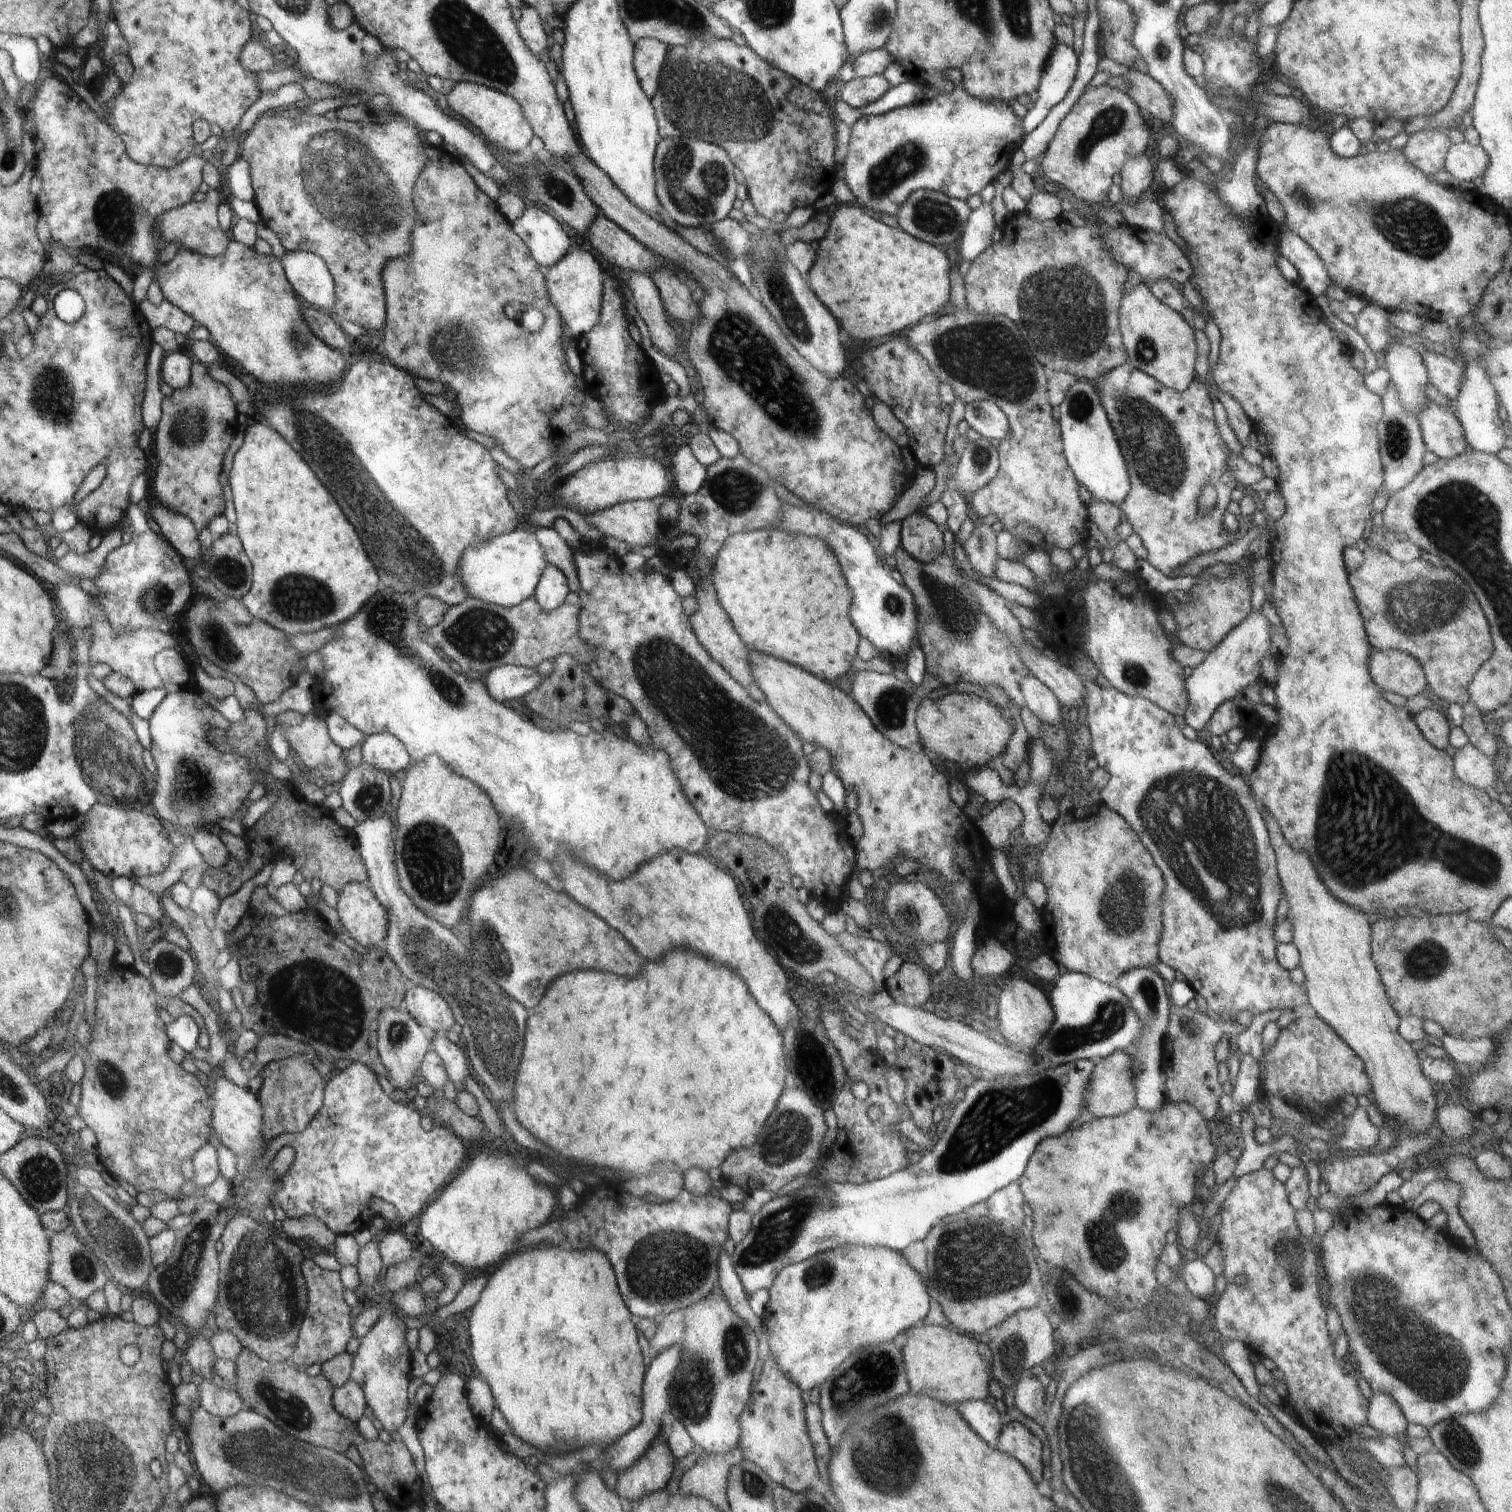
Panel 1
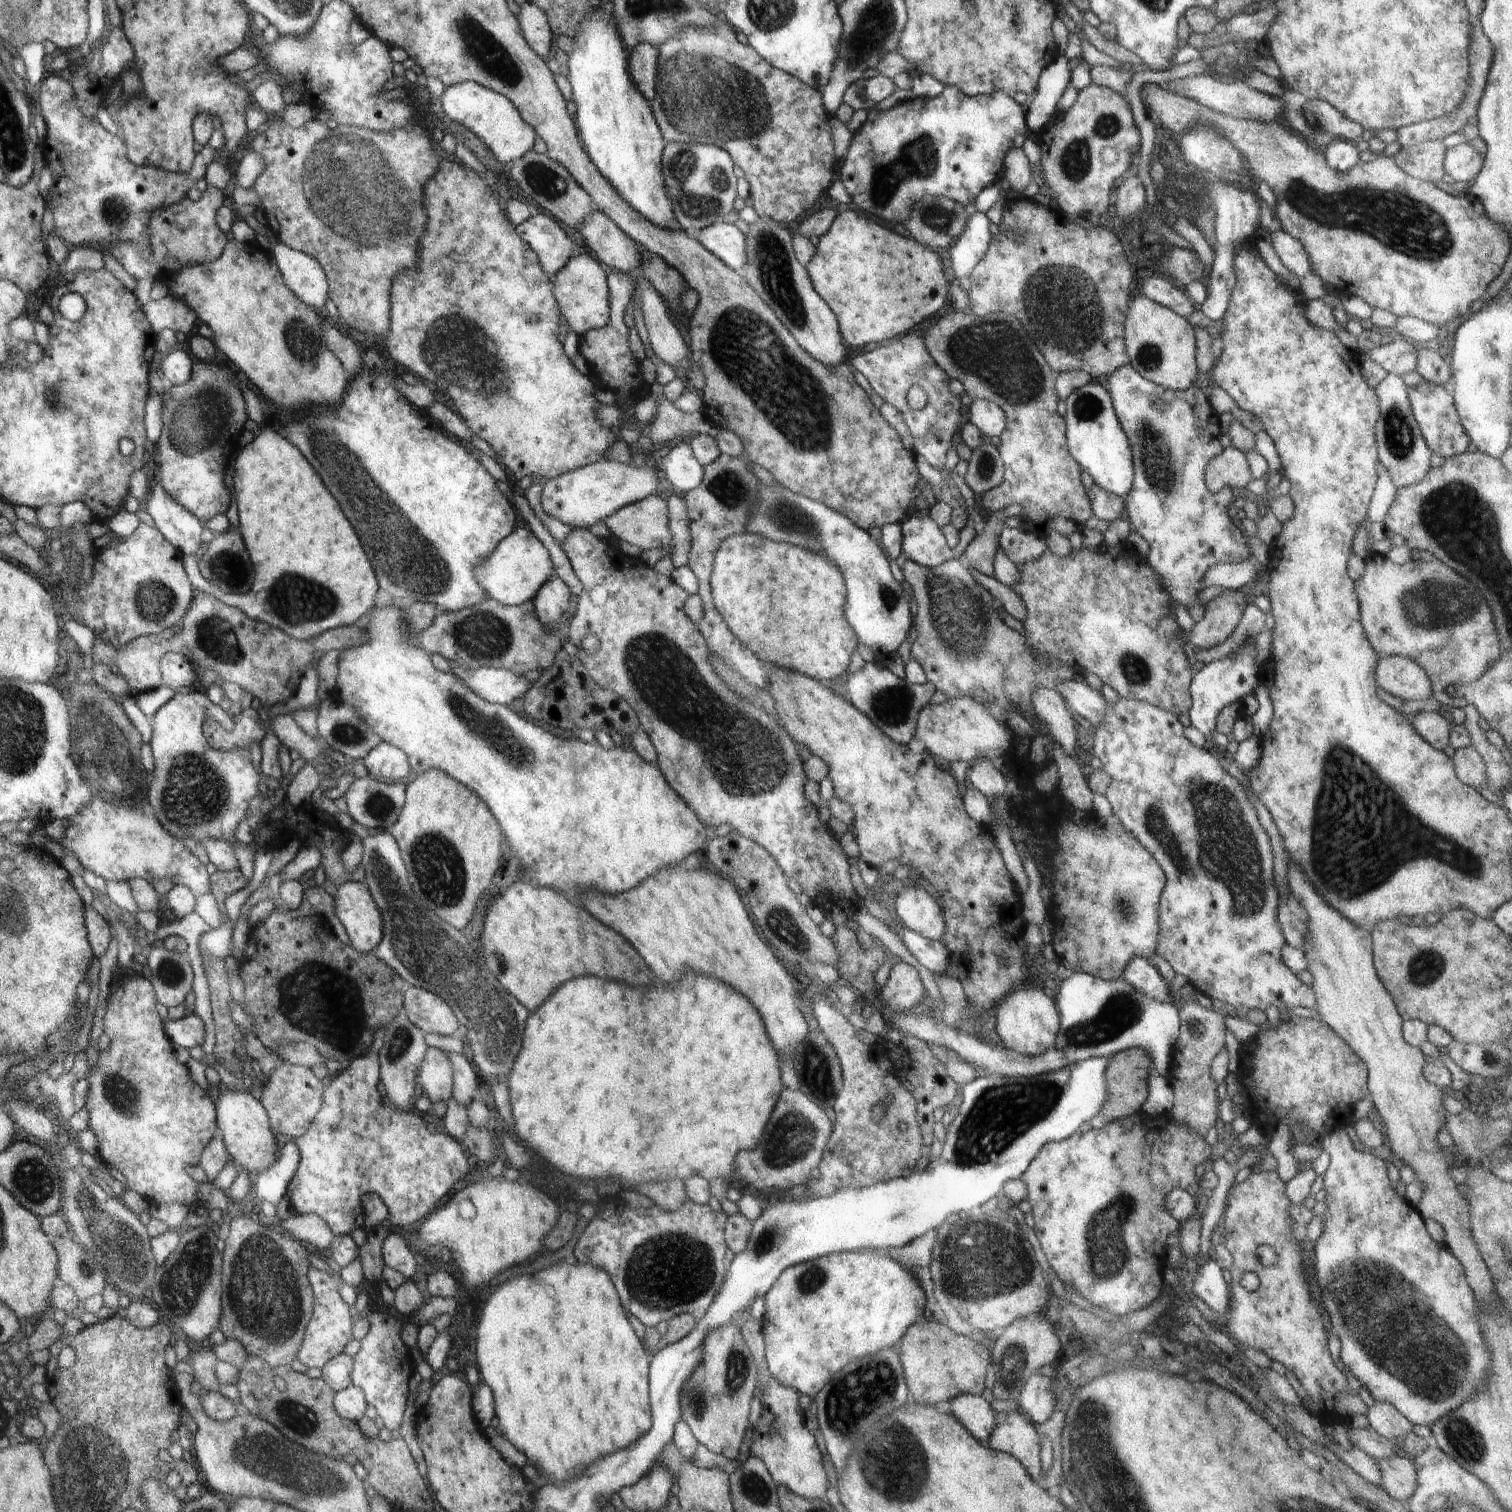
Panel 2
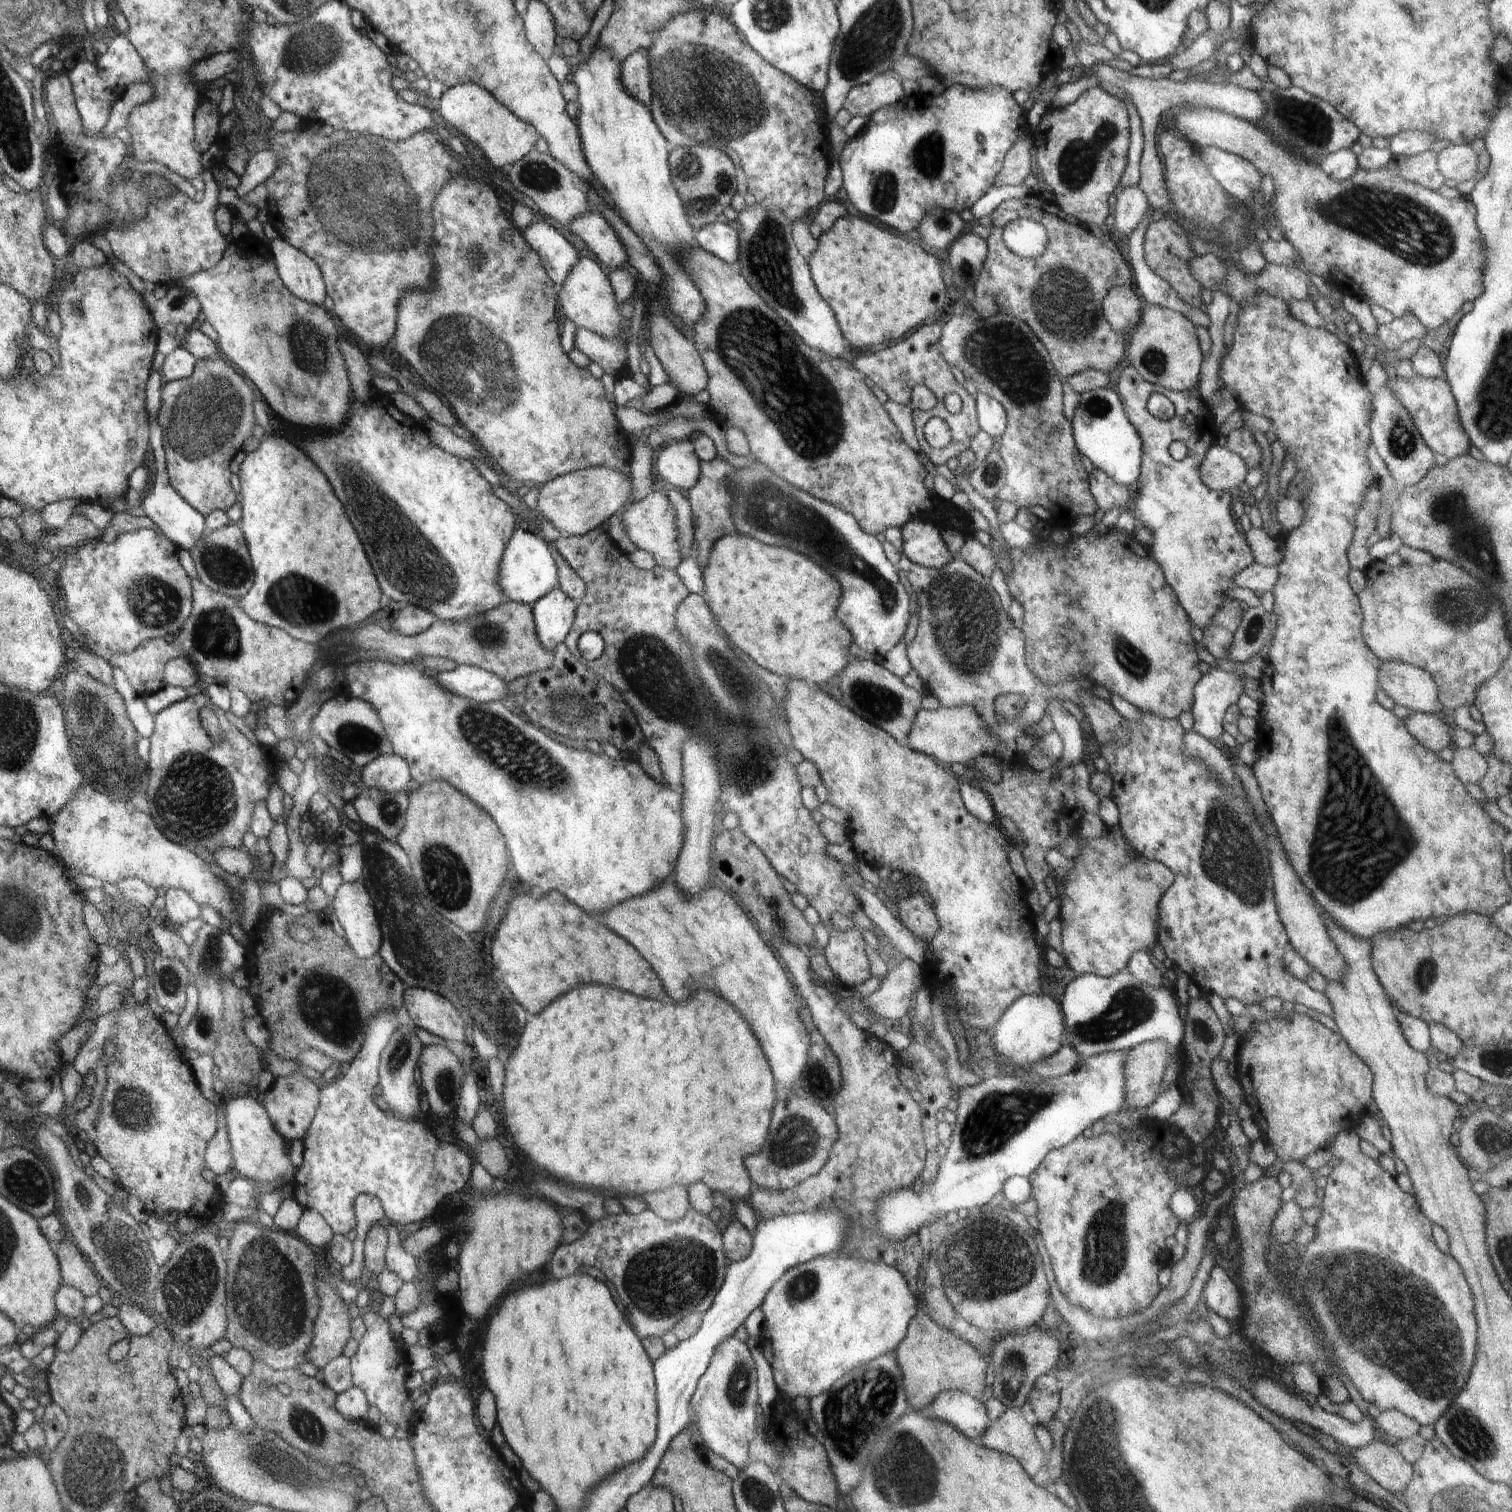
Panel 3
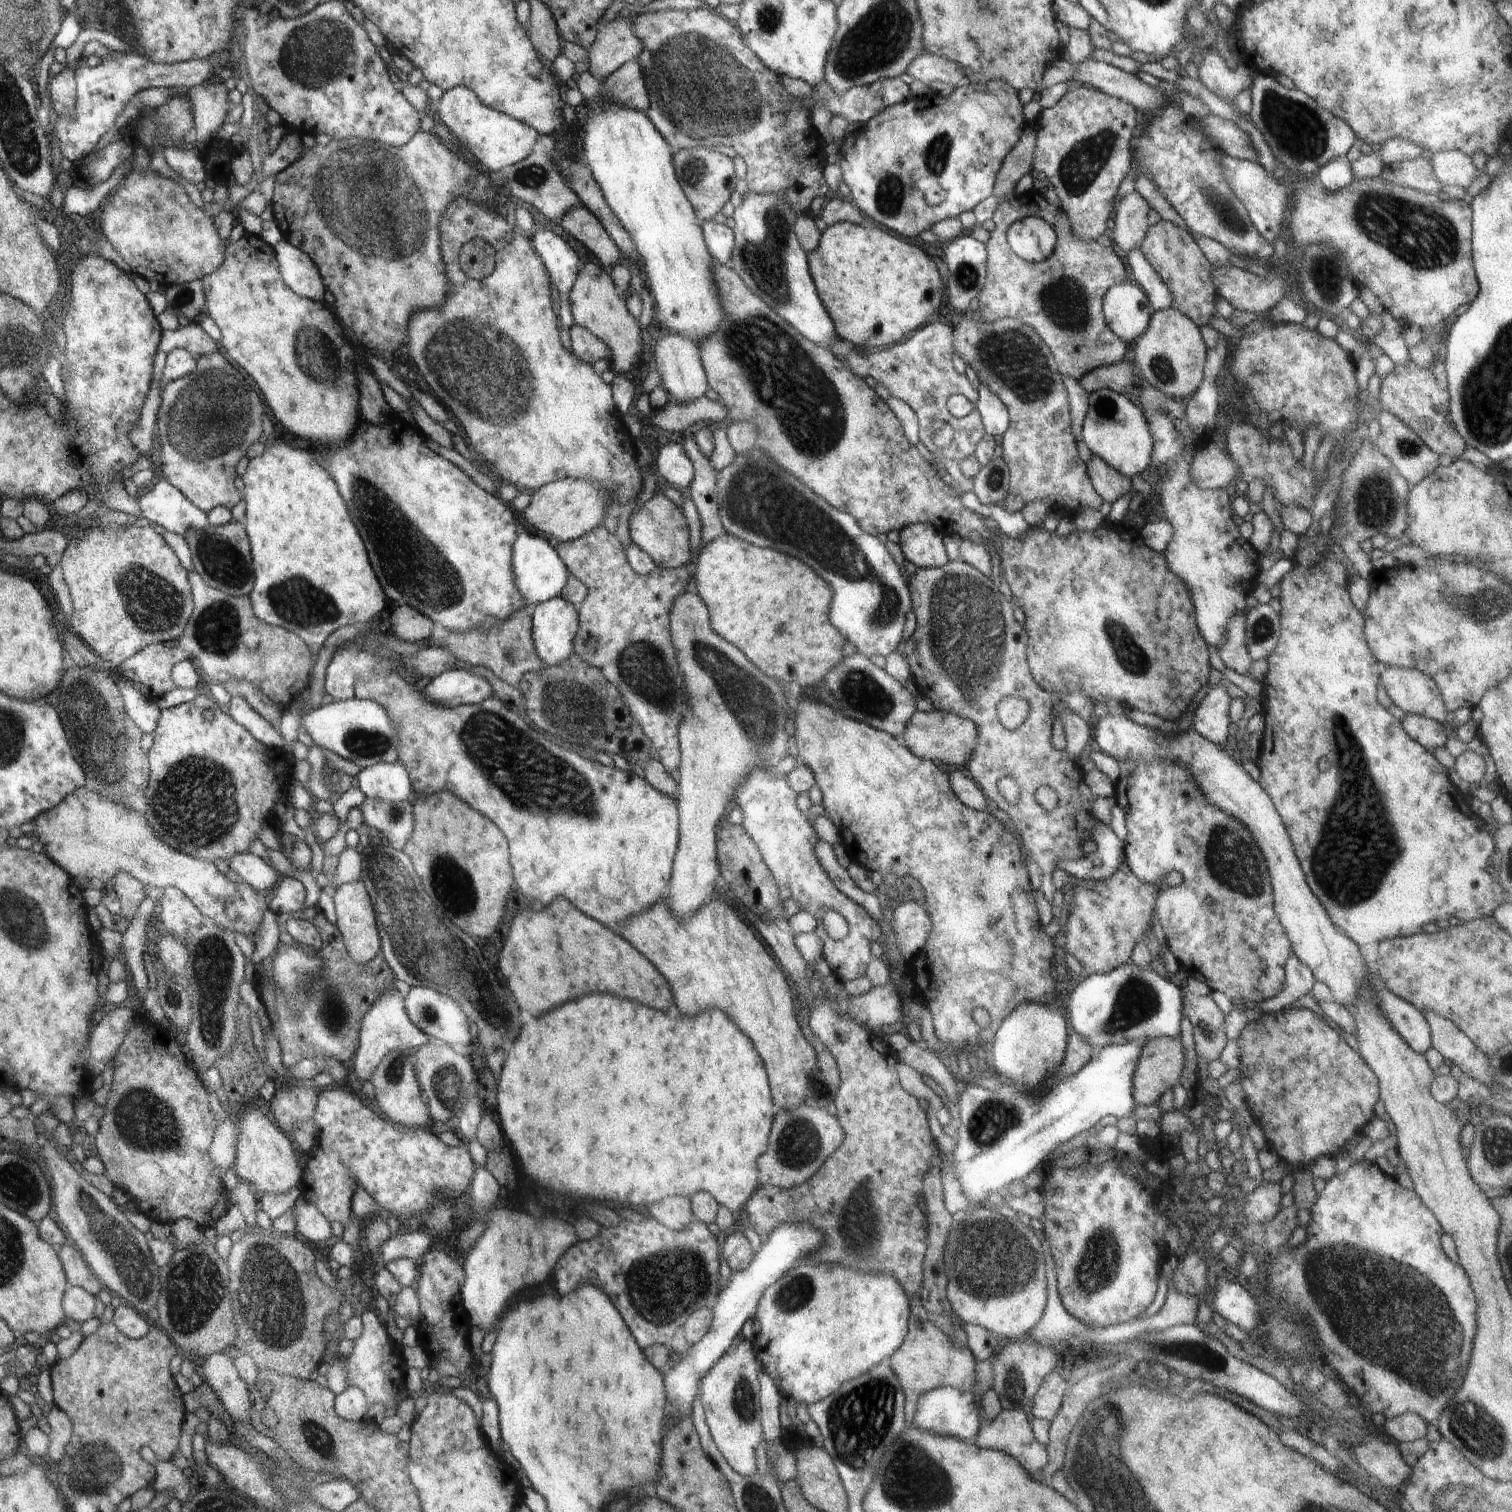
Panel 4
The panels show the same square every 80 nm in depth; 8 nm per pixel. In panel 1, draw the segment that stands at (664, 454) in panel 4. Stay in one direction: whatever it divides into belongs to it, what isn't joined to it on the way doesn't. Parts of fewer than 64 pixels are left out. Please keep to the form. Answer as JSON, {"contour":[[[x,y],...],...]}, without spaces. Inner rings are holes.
{"contour":[[[682,444],[671,451],[667,460],[678,496],[694,494],[704,484],[707,467],[696,460],[689,445]]]}

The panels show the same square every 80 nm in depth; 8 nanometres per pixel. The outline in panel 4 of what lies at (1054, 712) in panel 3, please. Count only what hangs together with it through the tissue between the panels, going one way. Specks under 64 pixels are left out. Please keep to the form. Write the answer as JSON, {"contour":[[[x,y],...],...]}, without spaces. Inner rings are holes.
{"contour":[[[1068,710],[1059,713],[1059,716],[1063,720],[1067,740],[1065,751],[1076,762],[1084,748],[1089,749],[1092,746],[1089,724],[1081,716]]]}

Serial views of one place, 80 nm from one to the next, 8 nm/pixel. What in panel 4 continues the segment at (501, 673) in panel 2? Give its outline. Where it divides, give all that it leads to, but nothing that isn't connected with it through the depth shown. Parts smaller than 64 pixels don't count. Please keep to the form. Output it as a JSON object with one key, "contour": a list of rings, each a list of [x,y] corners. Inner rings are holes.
{"contour":[[[464,669],[444,671],[424,688],[428,700],[452,708],[482,702],[494,692],[487,680]]]}

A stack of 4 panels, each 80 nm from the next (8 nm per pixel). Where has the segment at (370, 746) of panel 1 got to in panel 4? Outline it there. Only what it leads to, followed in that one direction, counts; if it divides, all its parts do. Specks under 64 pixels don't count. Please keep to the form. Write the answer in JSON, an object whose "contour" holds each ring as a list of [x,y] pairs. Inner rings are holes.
{"contour":[[[396,762],[374,763],[363,768],[357,775],[359,788],[368,798],[404,803],[410,798],[411,780],[408,780],[407,769]]]}

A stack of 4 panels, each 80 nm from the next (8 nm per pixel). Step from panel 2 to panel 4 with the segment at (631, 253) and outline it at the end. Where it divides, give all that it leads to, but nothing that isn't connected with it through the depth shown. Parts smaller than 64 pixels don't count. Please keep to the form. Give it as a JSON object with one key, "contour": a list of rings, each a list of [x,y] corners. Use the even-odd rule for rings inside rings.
{"contour":[[[582,203],[573,206],[559,220],[570,236],[581,242],[604,266],[614,266],[620,260],[620,251],[611,239],[602,221]]]}

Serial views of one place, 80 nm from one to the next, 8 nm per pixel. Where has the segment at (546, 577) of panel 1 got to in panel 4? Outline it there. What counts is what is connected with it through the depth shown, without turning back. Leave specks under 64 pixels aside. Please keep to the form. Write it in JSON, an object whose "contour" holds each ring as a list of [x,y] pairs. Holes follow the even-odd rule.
{"contour":[[[560,596],[537,604],[530,611],[535,651],[546,667],[565,663],[572,655],[576,655],[574,641],[579,631],[579,616],[573,604],[567,603]]]}

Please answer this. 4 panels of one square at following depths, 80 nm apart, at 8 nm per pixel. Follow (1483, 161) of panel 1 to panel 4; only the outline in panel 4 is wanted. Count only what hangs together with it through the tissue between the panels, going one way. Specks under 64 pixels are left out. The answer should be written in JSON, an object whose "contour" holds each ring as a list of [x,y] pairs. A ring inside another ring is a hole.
{"contour":[[[1459,150],[1438,151],[1430,159],[1434,176],[1442,186],[1462,186],[1465,190],[1481,171],[1474,166],[1472,158]]]}

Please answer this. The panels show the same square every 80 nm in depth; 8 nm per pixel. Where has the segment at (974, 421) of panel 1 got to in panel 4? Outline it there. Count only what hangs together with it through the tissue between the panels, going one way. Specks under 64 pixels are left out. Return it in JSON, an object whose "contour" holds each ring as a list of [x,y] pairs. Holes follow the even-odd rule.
{"contour":[[[983,382],[977,388],[978,398],[975,402],[978,412],[987,432],[987,436],[996,436],[1003,434],[1008,430],[1010,417],[1006,405],[1000,400],[1000,397],[989,389]]]}

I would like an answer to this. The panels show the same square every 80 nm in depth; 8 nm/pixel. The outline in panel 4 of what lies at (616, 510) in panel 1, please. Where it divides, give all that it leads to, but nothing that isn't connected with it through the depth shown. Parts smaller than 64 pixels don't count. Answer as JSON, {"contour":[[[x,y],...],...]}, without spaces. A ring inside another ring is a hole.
{"contour":[[[656,492],[642,509],[632,517],[630,531],[634,541],[652,560],[657,567],[675,569],[676,566],[686,566],[690,562],[690,544],[688,544],[688,526],[682,510],[670,502],[666,495]]]}

